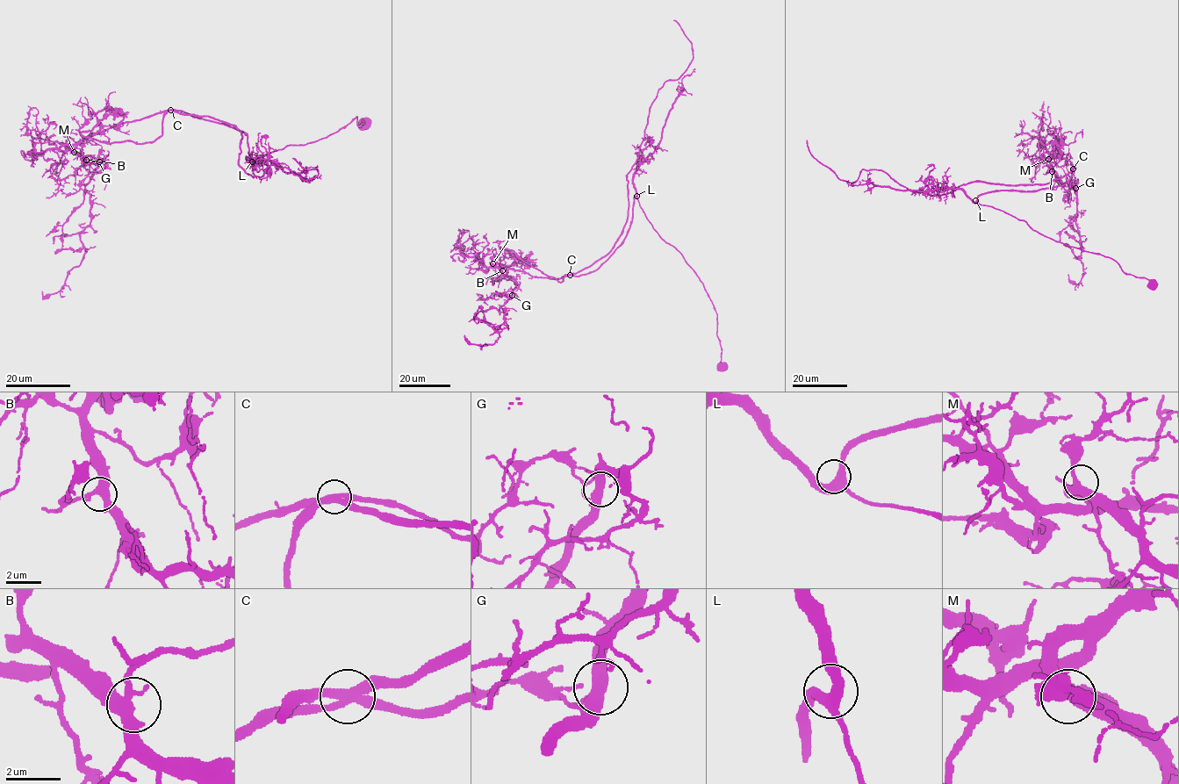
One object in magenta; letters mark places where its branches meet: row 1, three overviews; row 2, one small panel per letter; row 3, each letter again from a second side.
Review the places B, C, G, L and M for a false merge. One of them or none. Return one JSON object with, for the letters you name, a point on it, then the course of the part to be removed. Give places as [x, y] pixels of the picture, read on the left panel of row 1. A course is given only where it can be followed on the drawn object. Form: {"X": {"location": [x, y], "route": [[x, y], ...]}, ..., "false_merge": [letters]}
{"C": {"location": [170, 110], "route": [[171, 109], [244, 133], [255, 162], [290, 145], [327, 136], [356, 116], [356, 125], [363, 119], [368, 126]]}, "false_merge": ["C"]}

